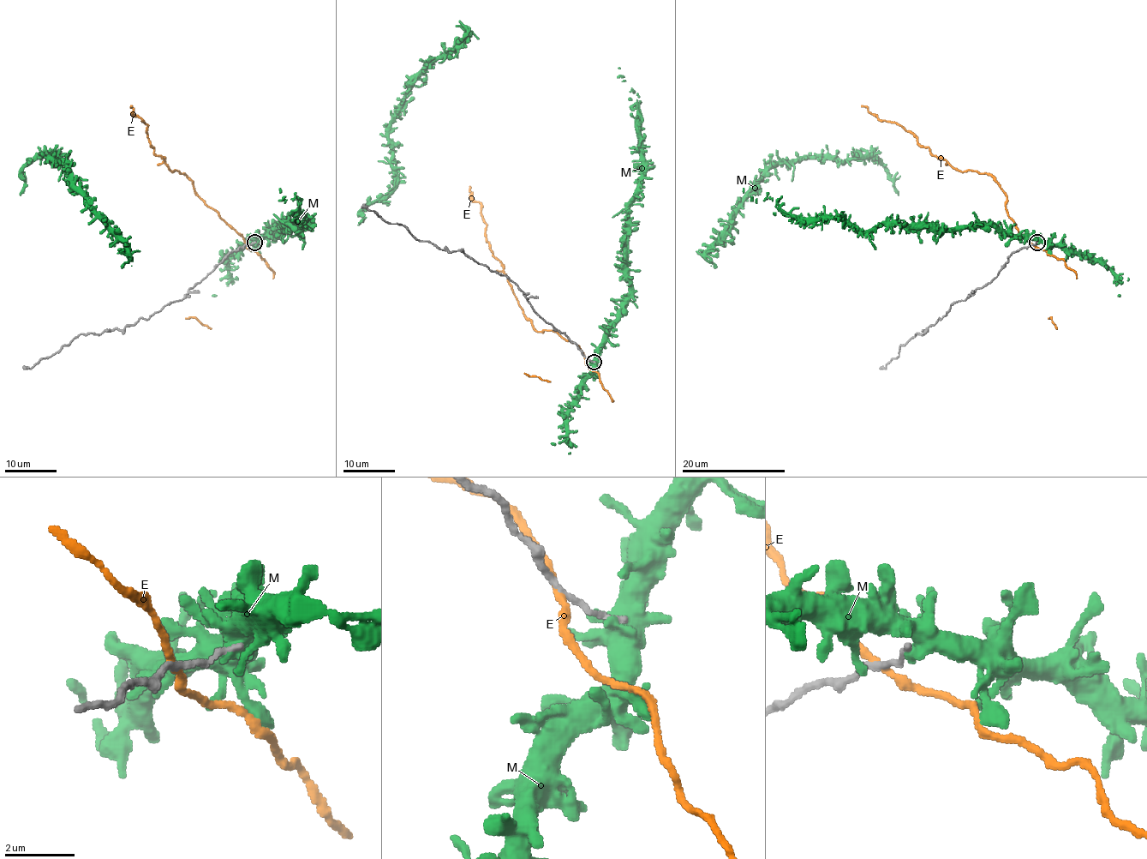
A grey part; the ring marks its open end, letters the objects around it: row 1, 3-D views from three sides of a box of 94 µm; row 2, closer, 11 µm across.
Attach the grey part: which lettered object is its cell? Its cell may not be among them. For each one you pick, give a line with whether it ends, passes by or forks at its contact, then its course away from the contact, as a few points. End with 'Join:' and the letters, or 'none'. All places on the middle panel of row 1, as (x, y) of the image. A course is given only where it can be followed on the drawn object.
Join: none

